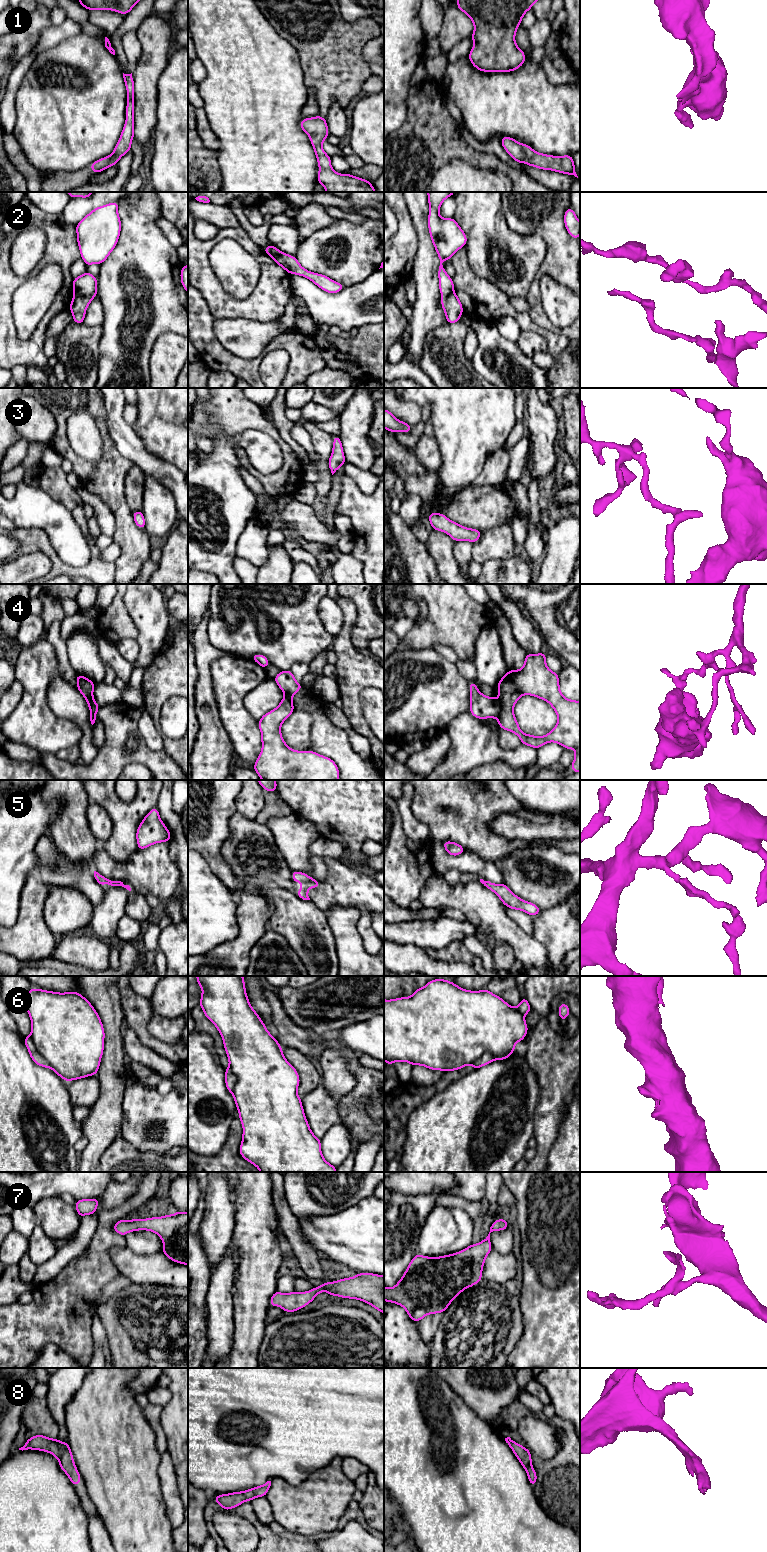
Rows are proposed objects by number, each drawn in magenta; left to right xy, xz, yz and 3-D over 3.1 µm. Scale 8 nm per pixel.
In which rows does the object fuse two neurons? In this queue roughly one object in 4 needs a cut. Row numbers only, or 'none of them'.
2, 4, 6

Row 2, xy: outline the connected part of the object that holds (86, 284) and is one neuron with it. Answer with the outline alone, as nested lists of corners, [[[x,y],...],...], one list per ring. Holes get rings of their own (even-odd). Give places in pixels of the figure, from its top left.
[[[87,271],[74,278],[72,287],[74,296],[94,294],[97,292],[97,277]]]

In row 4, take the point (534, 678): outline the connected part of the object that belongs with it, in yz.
[[[546,653],[526,654],[524,665],[520,670],[509,670],[497,683],[499,696],[496,699],[500,704],[500,713],[497,717],[499,727],[516,734],[523,745],[539,749],[544,744],[555,742],[565,749],[574,749],[575,758],[571,764],[572,772],[580,771],[580,701],[570,700],[560,691],[558,673],[551,671],[546,665]],[[523,695],[531,695],[548,702],[558,717],[556,726],[545,736],[533,736],[521,731],[514,715],[513,708]]]

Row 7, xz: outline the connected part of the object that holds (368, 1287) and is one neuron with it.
[[[369,1272],[354,1277],[324,1282],[307,1292],[281,1293],[275,1291],[270,1298],[270,1307],[279,1306],[283,1312],[296,1312],[311,1303],[321,1292],[331,1296],[361,1300],[384,1314],[384,1275]]]

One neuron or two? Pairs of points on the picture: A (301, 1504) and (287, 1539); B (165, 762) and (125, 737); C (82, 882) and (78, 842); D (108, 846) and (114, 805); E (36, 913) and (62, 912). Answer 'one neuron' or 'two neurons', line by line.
A: two neurons
B: one neuron
C: two neurons
D: one neuron
E: two neurons

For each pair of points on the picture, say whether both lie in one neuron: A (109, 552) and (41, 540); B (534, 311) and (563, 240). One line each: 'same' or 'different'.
A: different
B: same

